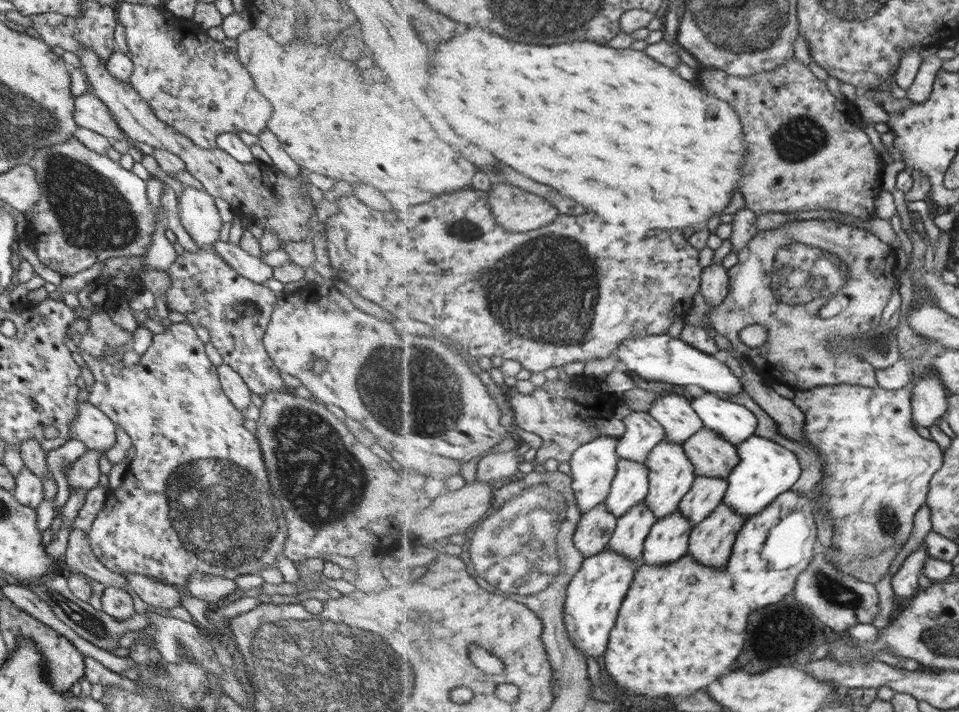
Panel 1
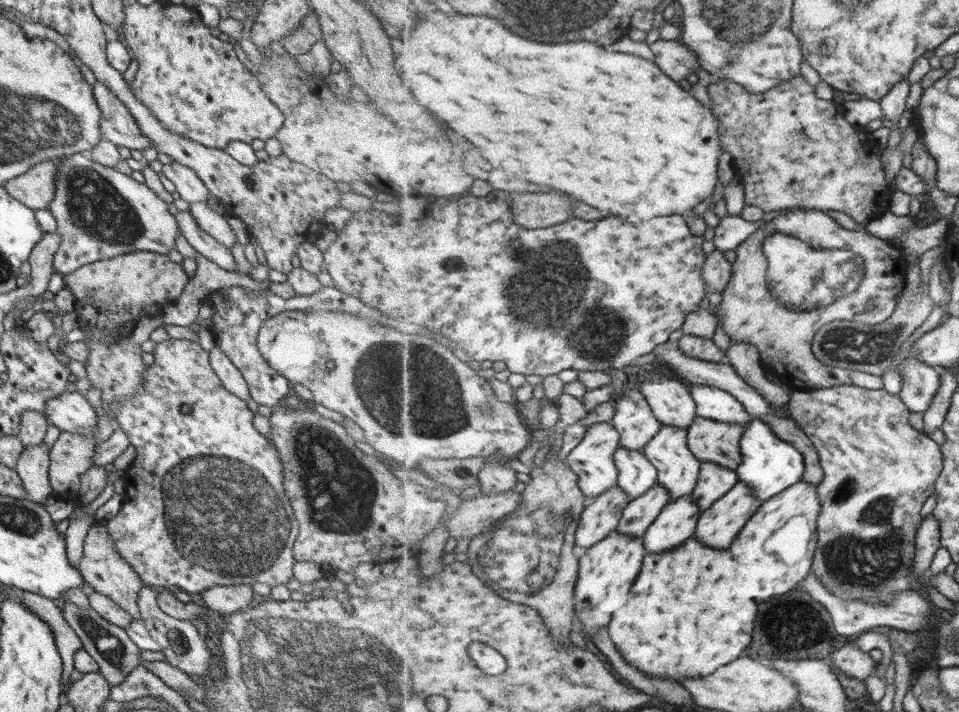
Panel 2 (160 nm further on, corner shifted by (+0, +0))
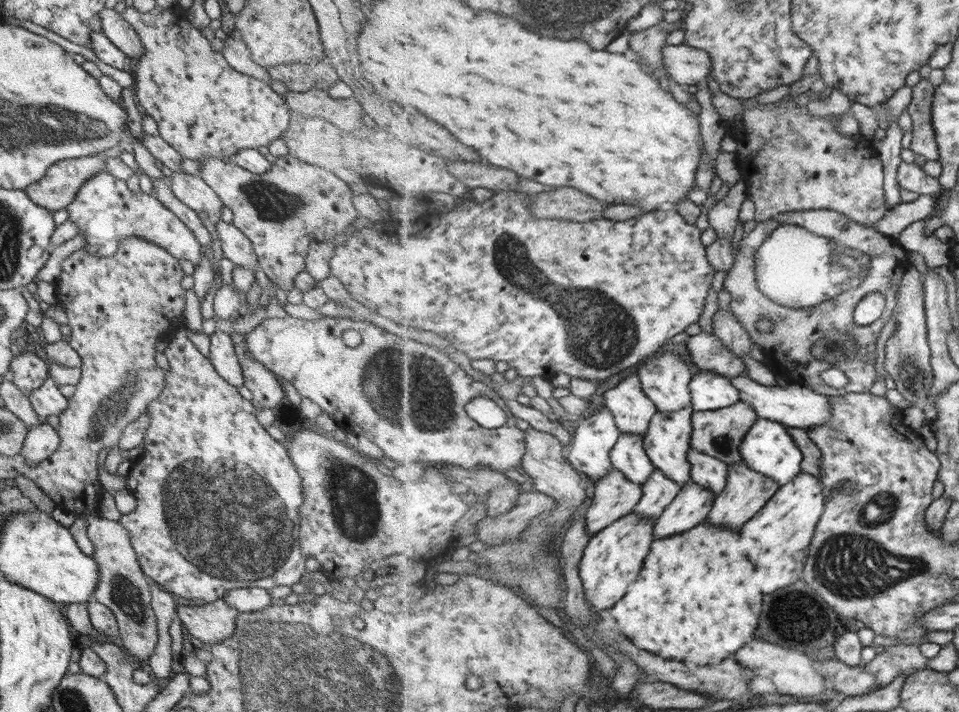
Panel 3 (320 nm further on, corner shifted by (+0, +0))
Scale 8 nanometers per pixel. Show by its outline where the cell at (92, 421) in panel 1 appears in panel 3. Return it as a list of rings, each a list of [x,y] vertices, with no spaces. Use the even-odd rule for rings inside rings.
[[[49,376],[39,388],[32,390],[28,397],[33,411],[43,419],[46,416],[51,416],[51,414],[58,416],[61,411],[67,410],[67,406],[69,406],[69,400],[59,393],[54,380]]]

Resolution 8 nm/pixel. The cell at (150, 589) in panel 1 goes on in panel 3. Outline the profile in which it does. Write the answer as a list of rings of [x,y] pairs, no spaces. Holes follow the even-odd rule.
[[[221,600],[208,603],[202,610],[193,606],[175,608],[175,617],[190,635],[201,635],[212,644],[215,638],[233,635],[237,614],[237,610],[226,608]]]

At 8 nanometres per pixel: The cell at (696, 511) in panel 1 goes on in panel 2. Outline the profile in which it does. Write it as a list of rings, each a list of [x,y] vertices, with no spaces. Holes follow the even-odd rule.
[[[701,461],[700,481],[692,495],[694,501],[701,507],[702,512],[705,512],[732,488],[735,488],[740,478],[737,471],[726,466]]]

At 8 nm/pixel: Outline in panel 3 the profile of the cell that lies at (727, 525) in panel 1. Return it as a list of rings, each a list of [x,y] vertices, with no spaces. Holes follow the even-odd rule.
[[[745,460],[730,464],[728,467],[728,485],[723,493],[717,495],[714,509],[709,513],[708,521],[720,527],[741,528],[745,522],[749,522],[753,516],[764,509],[771,497],[780,489],[780,484],[773,478],[753,470]]]

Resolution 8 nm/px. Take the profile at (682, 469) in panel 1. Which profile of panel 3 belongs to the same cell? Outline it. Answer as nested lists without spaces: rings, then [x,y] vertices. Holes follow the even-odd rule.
[[[689,406],[687,410],[681,410],[680,413],[658,412],[652,418],[648,432],[644,436],[644,446],[656,468],[662,470],[682,487],[692,480],[692,463],[689,462],[688,454],[692,450],[693,414],[692,406]]]

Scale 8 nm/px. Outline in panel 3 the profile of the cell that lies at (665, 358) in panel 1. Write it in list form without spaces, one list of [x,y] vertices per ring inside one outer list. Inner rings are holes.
[[[748,375],[737,376],[732,379],[733,384],[740,390],[742,400],[751,404],[757,412],[757,416],[782,422],[788,427],[809,429],[814,426],[827,424],[832,419],[833,405],[831,397],[823,396],[811,387],[807,387],[801,382],[788,382],[788,387],[781,384],[774,386],[763,386],[752,380]]]

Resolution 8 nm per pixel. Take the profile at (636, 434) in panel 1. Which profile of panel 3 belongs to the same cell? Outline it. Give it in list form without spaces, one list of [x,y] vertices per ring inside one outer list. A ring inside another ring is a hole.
[[[633,373],[621,384],[615,384],[612,389],[605,391],[603,399],[623,433],[645,436],[652,418],[659,412],[653,399],[645,394],[638,373]]]

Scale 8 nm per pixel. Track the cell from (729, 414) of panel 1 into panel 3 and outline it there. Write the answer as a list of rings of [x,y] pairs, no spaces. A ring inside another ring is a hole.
[[[715,372],[697,373],[692,378],[691,389],[694,412],[728,409],[742,400],[732,379]]]

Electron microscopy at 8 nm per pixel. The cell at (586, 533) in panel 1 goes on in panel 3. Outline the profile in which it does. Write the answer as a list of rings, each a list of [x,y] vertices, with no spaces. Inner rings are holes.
[[[615,468],[594,486],[594,497],[586,511],[587,526],[592,536],[633,512],[644,493],[640,484],[631,482]]]

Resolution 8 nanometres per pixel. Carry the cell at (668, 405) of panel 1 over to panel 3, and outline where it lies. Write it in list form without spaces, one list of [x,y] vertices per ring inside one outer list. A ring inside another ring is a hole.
[[[673,351],[667,354],[663,352],[661,355],[649,358],[640,366],[637,373],[640,375],[645,394],[653,399],[659,412],[680,413],[681,410],[687,410],[692,406],[691,382],[694,375],[691,366],[685,364],[680,354]]]

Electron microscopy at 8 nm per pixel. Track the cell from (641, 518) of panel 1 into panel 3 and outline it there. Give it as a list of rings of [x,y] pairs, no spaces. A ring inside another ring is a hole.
[[[656,468],[642,489],[644,490],[643,498],[633,513],[645,518],[658,519],[681,492],[682,486]]]

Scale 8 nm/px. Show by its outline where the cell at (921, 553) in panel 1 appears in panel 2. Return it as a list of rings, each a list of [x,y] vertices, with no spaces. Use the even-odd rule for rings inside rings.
[[[931,513],[923,518],[916,538],[916,557],[914,558],[914,573],[925,576],[932,567],[936,552],[942,547],[939,519]]]

